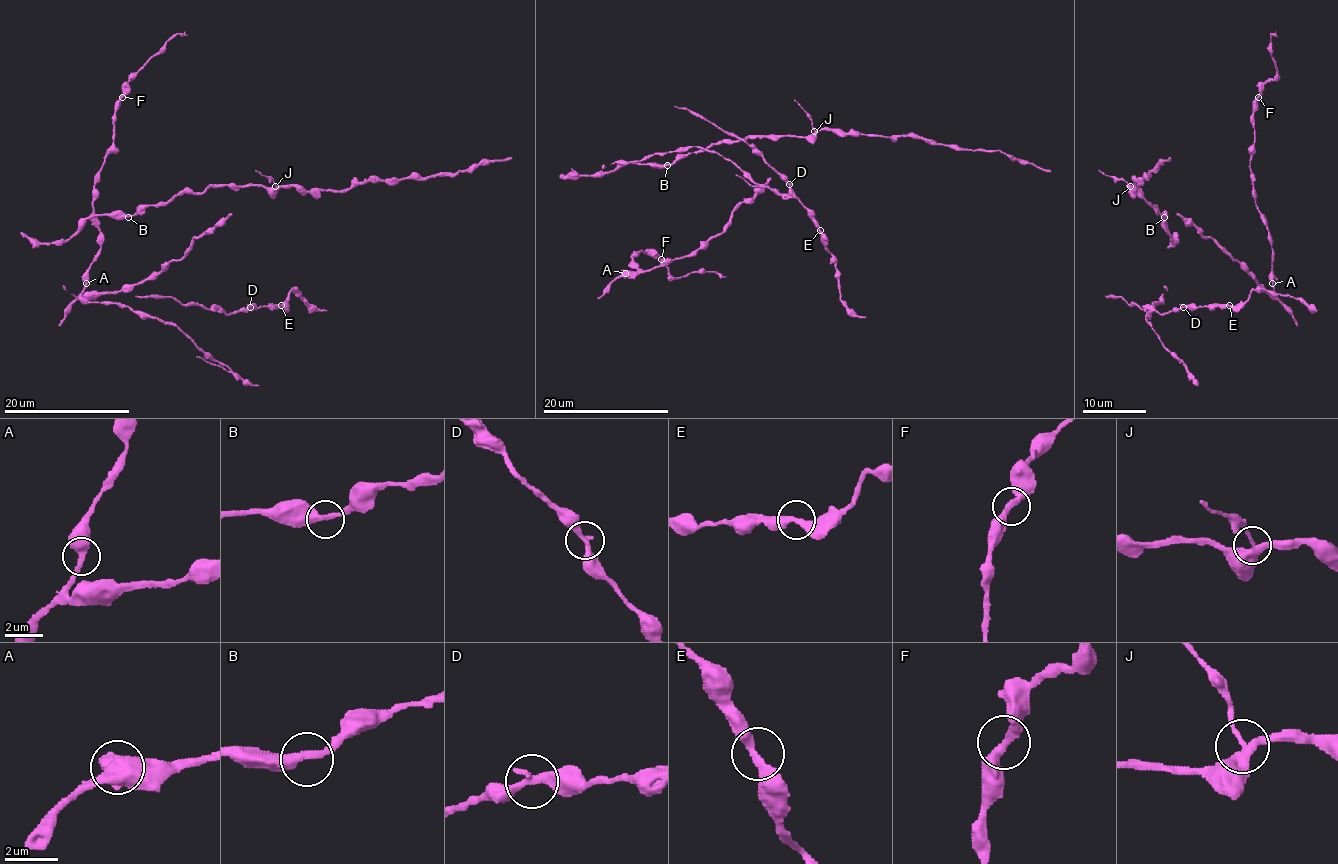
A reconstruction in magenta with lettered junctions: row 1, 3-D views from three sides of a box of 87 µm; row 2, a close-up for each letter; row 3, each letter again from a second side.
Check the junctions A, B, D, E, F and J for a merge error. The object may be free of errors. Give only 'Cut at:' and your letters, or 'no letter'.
Cut at: J

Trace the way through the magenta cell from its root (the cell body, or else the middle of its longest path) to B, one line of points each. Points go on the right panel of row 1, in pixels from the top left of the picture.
B: (1141, 193), (1164, 217)

